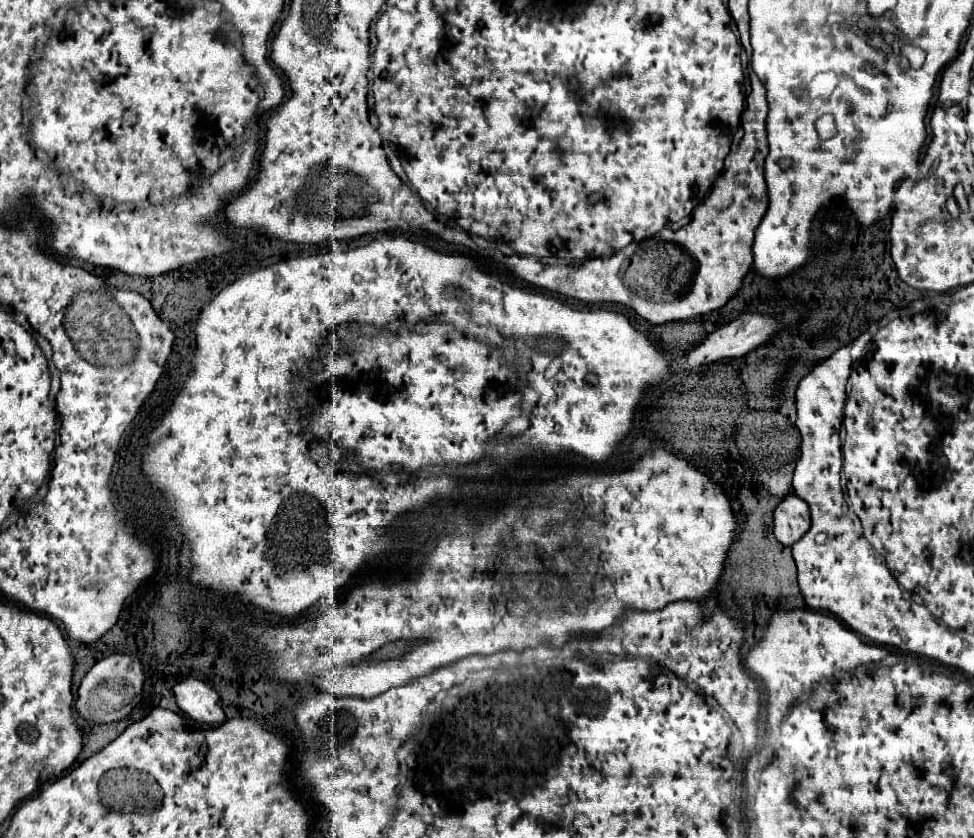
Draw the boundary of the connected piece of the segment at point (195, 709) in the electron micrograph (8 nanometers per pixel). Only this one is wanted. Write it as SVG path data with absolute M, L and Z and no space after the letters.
M188 677L174 685L174 695L180 711L188 715L192 721L208 725L220 725L224 721L220 697L204 681Z

